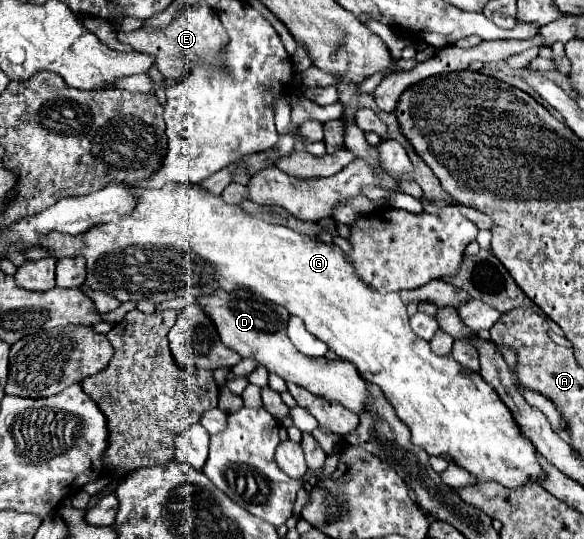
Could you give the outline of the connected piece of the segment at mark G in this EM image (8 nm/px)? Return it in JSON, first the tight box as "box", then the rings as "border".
{"box":[40,185,542,489],"border":[[[170,185],[170,187],[162,187],[162,189],[146,189],[146,191],[134,191],[134,211],[132,215],[122,217],[118,223],[102,223],[98,227],[90,227],[90,231],[84,231],[82,235],[62,235],[62,233],[50,233],[50,235],[42,235],[40,245],[54,257],[54,259],[62,259],[62,257],[78,257],[82,255],[86,259],[86,285],[94,291],[104,291],[108,295],[112,295],[118,301],[142,301],[142,299],[154,299],[156,303],[160,301],[168,301],[168,299],[176,299],[176,297],[184,297],[184,295],[212,295],[218,289],[224,291],[236,291],[236,289],[246,289],[246,291],[254,291],[256,295],[262,295],[264,299],[278,303],[282,307],[288,309],[290,315],[300,317],[306,323],[306,329],[316,335],[318,339],[322,339],[338,357],[354,363],[362,375],[364,381],[374,383],[382,389],[384,397],[392,403],[396,415],[408,425],[410,433],[412,433],[412,443],[420,445],[422,449],[426,449],[428,455],[452,455],[456,459],[456,465],[468,469],[470,473],[474,473],[478,477],[478,481],[498,481],[508,489],[514,489],[518,485],[524,485],[530,481],[530,475],[540,475],[542,469],[534,457],[534,447],[522,437],[522,433],[518,431],[512,413],[506,409],[506,405],[502,403],[502,399],[498,397],[498,393],[482,379],[480,373],[470,373],[464,371],[464,367],[458,367],[458,361],[452,355],[434,355],[434,351],[430,351],[430,343],[424,339],[418,339],[418,335],[414,335],[410,331],[410,317],[406,311],[406,303],[402,301],[402,297],[394,291],[388,293],[380,293],[378,289],[370,287],[368,283],[362,283],[358,279],[358,275],[354,275],[354,263],[350,263],[348,255],[342,253],[340,247],[332,245],[332,243],[322,243],[318,239],[318,235],[308,237],[304,233],[296,233],[290,227],[282,227],[282,225],[270,225],[250,213],[246,213],[240,205],[230,205],[222,199],[222,195],[214,195],[210,191],[206,191],[200,185]]]}

